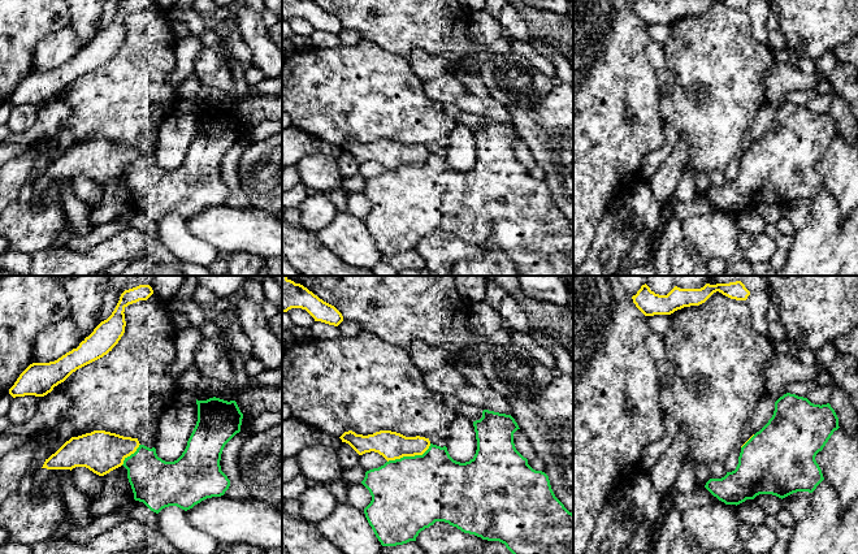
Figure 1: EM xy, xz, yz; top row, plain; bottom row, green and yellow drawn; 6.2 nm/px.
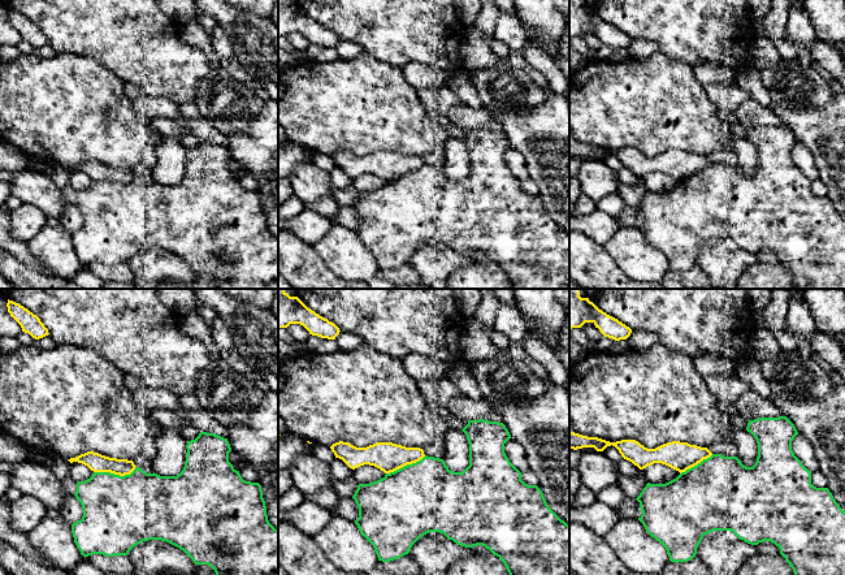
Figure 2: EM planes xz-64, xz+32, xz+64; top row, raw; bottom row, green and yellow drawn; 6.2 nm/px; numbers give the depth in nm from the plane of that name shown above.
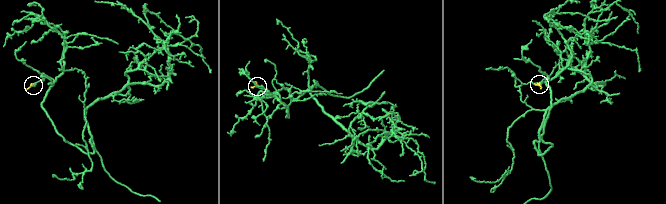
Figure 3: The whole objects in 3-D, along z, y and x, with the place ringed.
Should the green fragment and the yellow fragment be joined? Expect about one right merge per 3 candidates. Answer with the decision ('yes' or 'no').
no

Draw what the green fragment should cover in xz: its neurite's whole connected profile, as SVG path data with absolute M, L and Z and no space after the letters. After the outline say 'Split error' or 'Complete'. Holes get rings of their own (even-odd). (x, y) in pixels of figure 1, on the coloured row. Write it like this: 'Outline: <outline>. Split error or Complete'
Outline: M489 410L473 421L477 450L465 463L454 460L447 447L430 443L422 455L389 460L378 468L365 472L361 484L372 495L364 508L365 518L382 546L396 546L416 541L421 531L436 521L445 521L464 533L488 541L499 541L512 554L573 554L573 514L555 497L549 476L528 464L515 447L514 433L520 429L511 415Z. Complete

